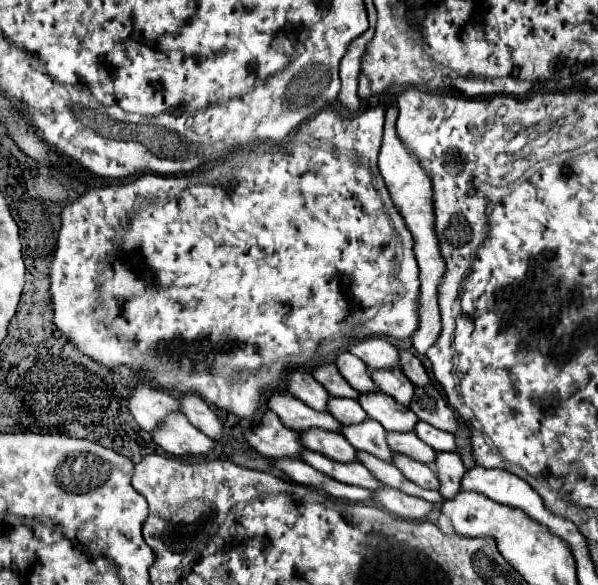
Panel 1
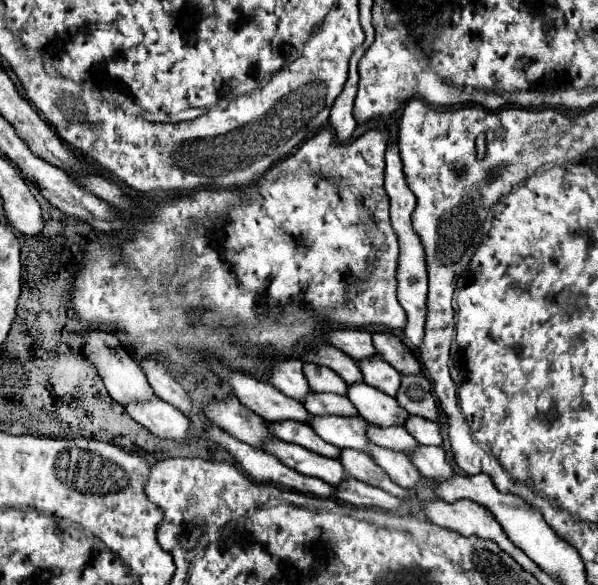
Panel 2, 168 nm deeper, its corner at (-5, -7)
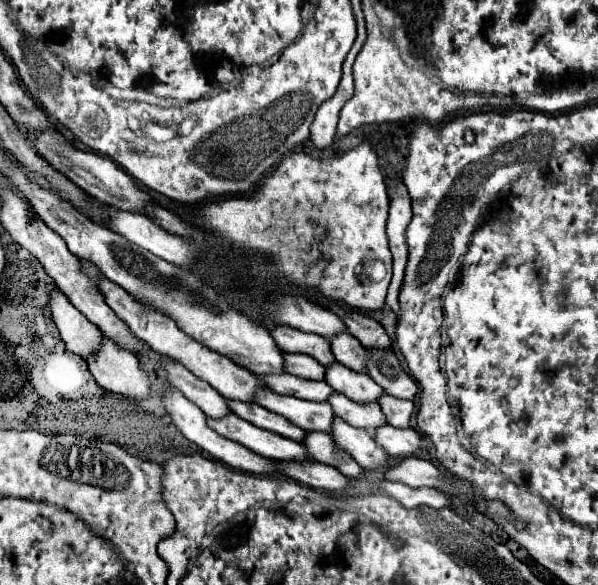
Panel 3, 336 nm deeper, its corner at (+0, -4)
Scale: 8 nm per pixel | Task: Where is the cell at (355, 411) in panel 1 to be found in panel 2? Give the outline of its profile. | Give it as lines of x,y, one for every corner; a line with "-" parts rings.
310,391
304,397
302,405
312,415
344,415
344,417
358,415
356,407
352,407
348,397
334,395
334,393
314,393
314,391

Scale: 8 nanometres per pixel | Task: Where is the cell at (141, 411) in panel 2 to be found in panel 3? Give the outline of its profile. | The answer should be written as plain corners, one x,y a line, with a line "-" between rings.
103,338
103,352
89,364
97,384
109,392
143,400
151,394
151,378
141,370
139,358
131,352
119,352
111,340

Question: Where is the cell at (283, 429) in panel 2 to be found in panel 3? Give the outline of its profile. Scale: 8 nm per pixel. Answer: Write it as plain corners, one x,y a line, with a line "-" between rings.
227,400
227,404
243,420
247,420
247,422
263,428
263,430
271,430
271,432
275,432
279,436
285,436
285,438
291,438
295,442
301,442
307,436
307,432
303,428
291,424
281,414
269,412
267,408
263,408
259,404
243,404
243,402
235,402
235,400

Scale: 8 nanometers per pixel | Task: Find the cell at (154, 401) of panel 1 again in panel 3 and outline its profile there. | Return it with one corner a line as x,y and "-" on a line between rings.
59,290
51,292
49,306
69,352
81,356
83,360
89,360
101,350
103,334
67,300
67,296
63,296

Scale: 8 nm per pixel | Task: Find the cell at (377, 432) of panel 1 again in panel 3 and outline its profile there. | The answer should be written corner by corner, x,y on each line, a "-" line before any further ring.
259,392
257,404
285,416
289,422
307,432
331,432
333,428
335,412
329,404
299,400
293,396
279,396
275,392

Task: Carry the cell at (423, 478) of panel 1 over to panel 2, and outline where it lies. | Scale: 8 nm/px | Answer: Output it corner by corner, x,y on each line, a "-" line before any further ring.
374,443
368,445
368,453
374,459
374,463
378,467
382,467
396,485
400,485
404,489
412,489
412,487
418,485
420,473
410,463
410,459
408,459
406,453
392,451
392,449
384,449
384,447
374,445

